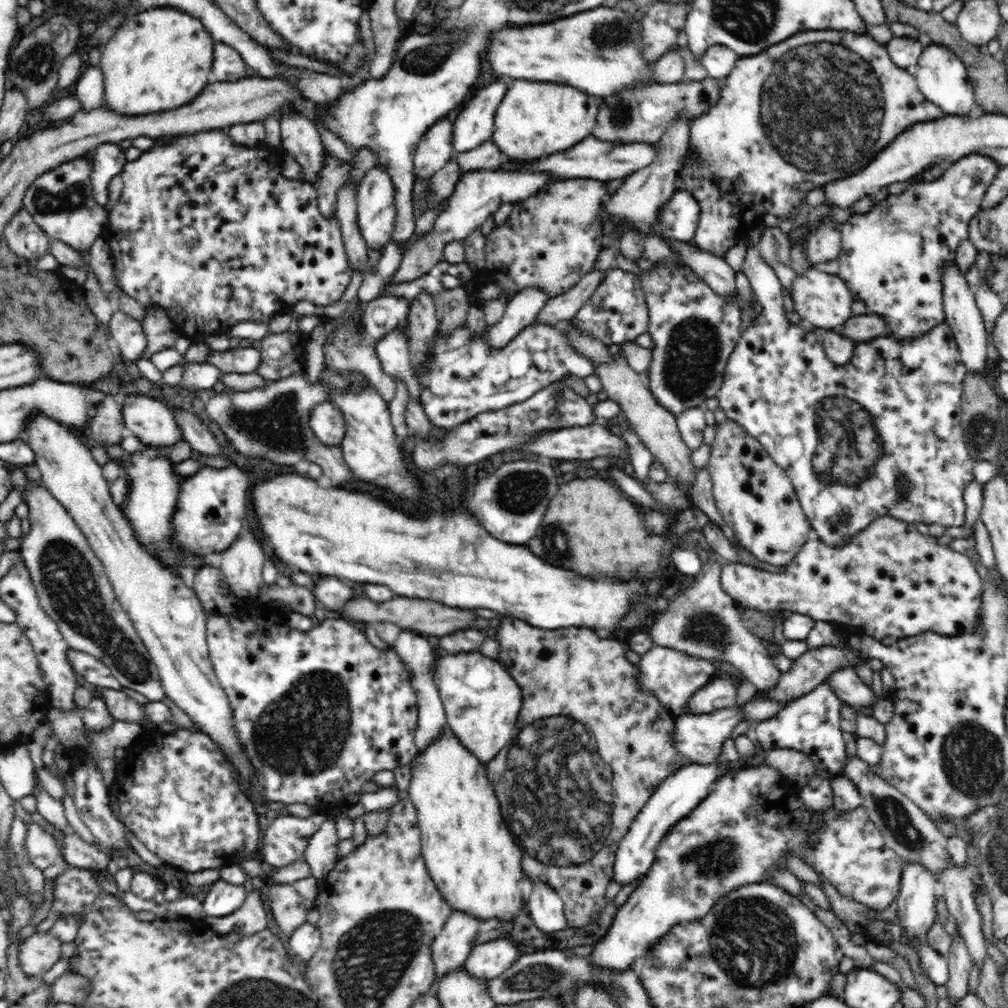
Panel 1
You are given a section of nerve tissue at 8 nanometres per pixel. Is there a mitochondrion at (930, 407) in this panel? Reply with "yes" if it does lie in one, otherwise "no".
no

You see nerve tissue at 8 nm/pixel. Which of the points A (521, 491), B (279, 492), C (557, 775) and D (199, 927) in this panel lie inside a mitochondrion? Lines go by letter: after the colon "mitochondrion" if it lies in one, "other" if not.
A: mitochondrion
B: other
C: mitochondrion
D: other

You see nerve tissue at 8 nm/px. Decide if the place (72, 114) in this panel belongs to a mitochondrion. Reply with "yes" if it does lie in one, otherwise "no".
no

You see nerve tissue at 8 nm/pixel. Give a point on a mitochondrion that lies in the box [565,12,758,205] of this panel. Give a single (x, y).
(615, 32)

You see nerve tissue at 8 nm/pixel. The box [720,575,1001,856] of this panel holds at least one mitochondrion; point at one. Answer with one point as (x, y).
(888, 807)

